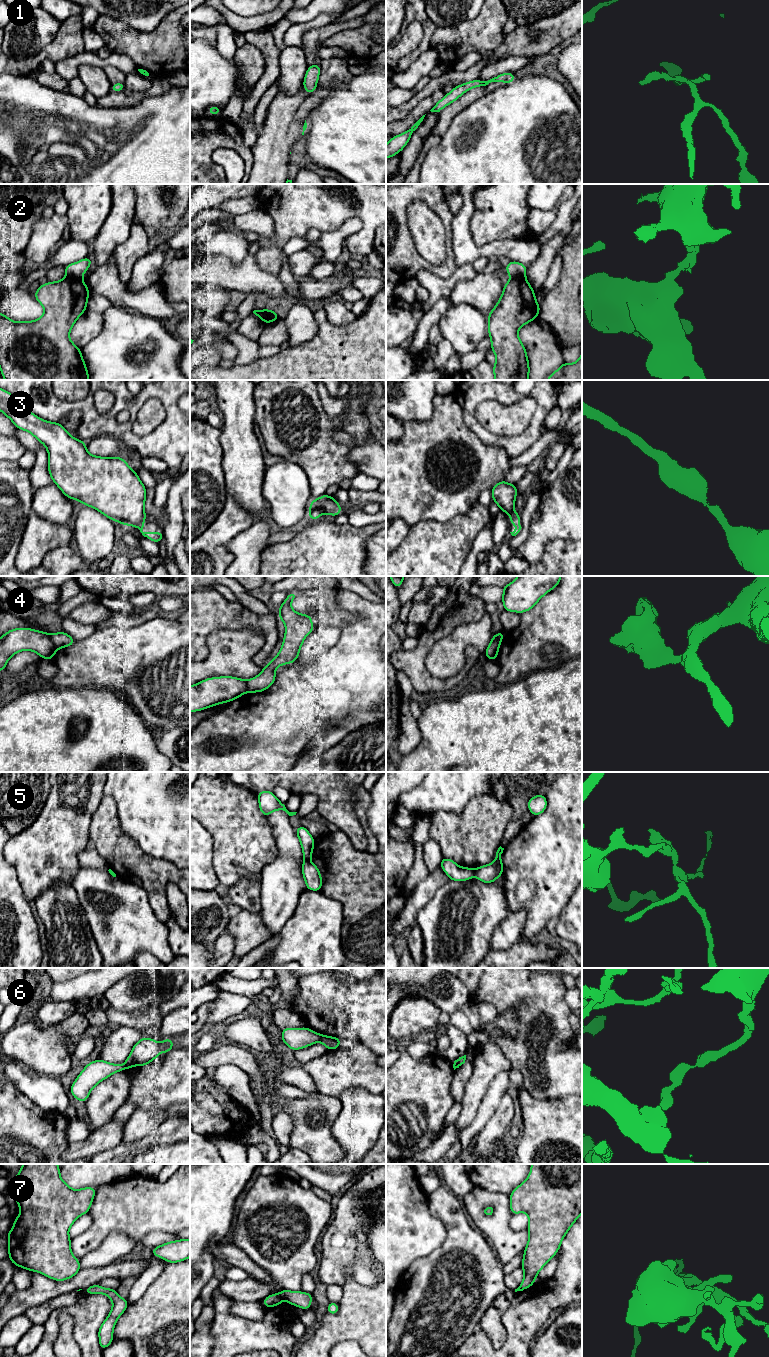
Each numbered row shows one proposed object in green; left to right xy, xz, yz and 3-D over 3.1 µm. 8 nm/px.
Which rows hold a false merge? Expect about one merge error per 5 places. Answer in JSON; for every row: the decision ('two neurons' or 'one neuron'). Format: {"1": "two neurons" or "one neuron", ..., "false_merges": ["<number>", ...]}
{"1": "one neuron", "2": "two neurons", "3": "one neuron", "4": "two neurons", "5": "two neurons", "6": "two neurons", "7": "two neurons", "false_merges": ["2", "4", "5", "6", "7"]}

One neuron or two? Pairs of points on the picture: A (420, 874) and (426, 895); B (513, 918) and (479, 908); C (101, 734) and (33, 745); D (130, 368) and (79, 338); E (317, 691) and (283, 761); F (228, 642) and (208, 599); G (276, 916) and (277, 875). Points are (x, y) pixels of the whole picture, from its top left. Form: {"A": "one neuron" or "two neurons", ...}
{"A": "two neurons", "B": "two neurons", "C": "one neuron", "D": "two neurons", "E": "one neuron", "F": "two neurons", "G": "one neuron"}

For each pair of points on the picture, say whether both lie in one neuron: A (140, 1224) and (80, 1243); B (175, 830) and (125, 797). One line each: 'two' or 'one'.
A: one
B: one

